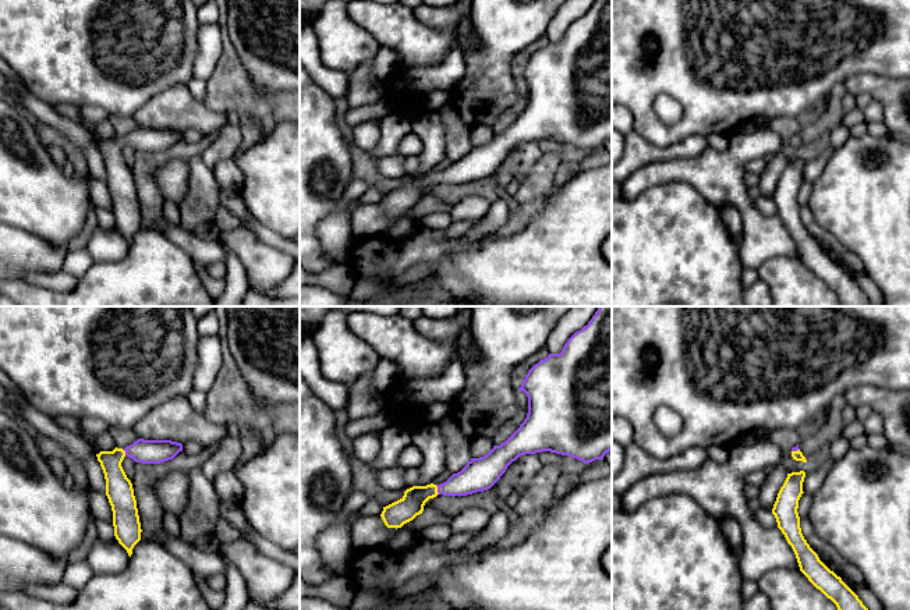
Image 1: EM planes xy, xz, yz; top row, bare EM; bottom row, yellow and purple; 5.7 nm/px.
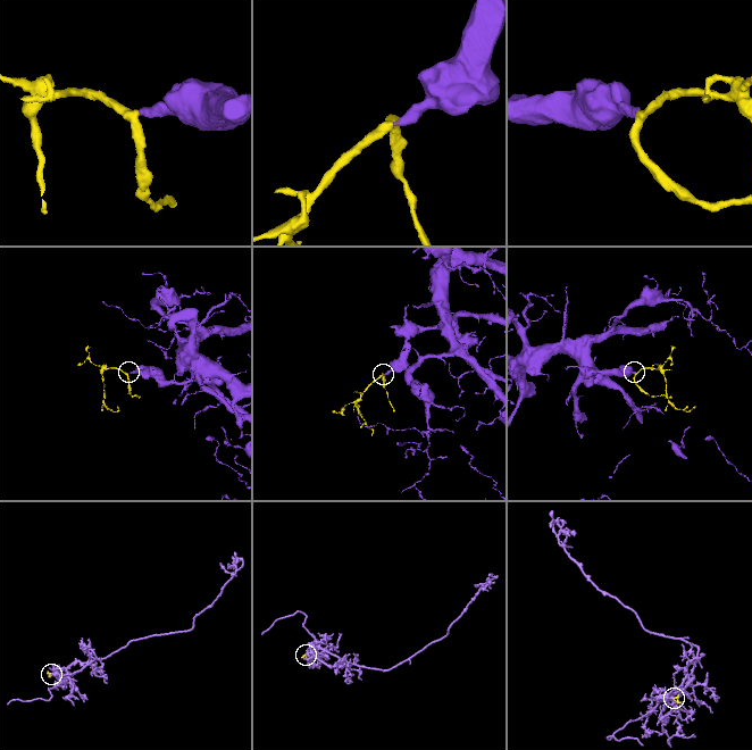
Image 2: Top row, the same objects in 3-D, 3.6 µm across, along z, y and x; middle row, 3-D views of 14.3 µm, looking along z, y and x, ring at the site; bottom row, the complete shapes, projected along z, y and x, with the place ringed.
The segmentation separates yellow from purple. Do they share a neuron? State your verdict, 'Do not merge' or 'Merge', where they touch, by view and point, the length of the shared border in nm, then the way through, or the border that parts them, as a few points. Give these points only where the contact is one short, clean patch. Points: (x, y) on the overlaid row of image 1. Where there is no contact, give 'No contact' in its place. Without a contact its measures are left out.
Merge. Touches yellow at xz (436, 490). Shared border 50 nm. Path across: xz (404, 510), (420, 495), (436, 490), (463, 483), (477, 475)

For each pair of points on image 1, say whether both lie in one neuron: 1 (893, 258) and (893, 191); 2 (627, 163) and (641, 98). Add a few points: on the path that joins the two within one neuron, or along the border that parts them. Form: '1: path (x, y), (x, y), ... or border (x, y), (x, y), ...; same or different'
1: path (893, 241), (893, 208); same
2: border (633, 128), (650, 142), (664, 146); different

